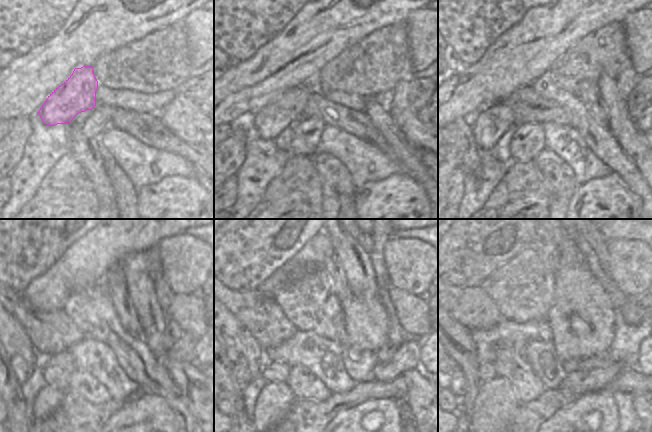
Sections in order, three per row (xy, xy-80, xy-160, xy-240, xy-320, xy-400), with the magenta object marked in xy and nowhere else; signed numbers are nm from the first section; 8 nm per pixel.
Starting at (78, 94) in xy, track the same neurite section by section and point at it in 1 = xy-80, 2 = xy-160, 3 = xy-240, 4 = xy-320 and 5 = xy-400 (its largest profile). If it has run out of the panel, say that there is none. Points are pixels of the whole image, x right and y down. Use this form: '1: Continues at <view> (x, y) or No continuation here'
1: Continues at xy-80 (270, 121)
2: Continues at xy-160 (491, 122)
3: Continues at xy-240 (21, 369)
4: Continues at xy-320 (240, 375)
5: Continues at xy-400 (458, 382)

